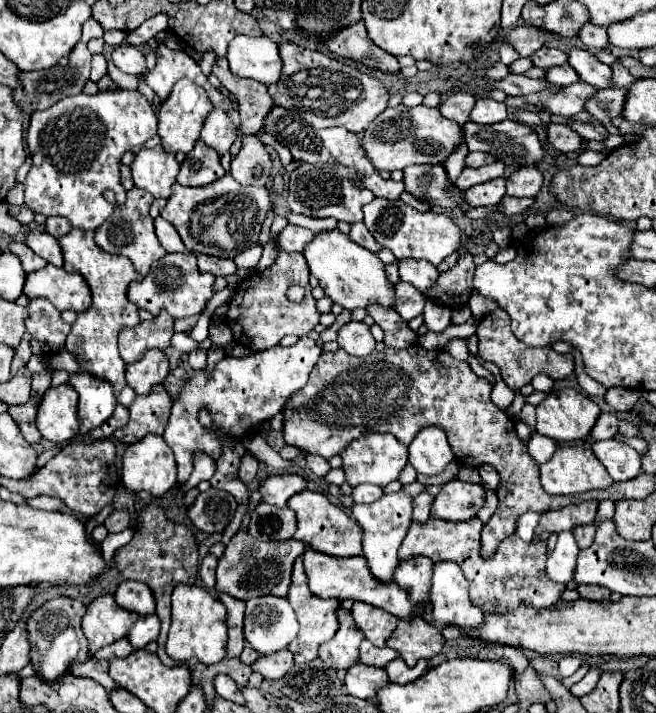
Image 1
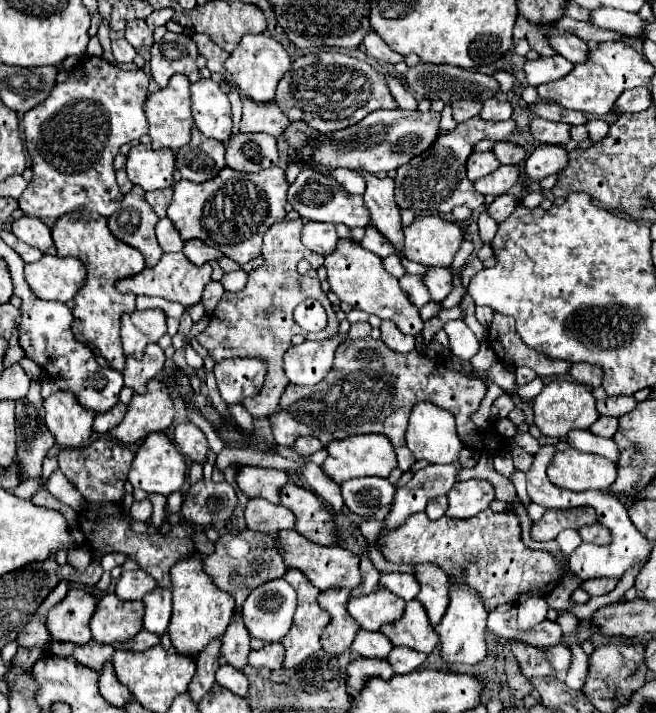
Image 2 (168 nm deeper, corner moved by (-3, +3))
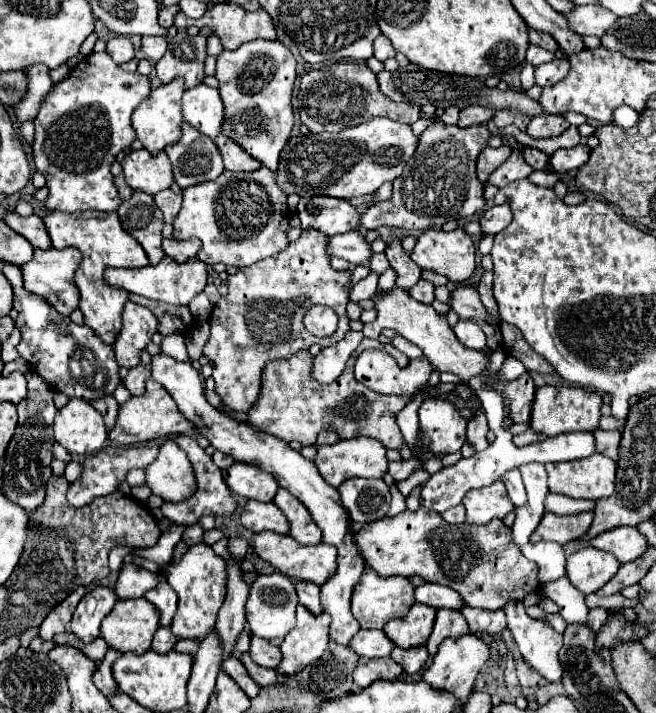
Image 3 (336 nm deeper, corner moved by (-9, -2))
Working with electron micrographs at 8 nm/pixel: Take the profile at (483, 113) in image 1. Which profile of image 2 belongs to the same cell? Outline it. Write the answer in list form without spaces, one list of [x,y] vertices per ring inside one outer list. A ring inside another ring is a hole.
[[[497,98],[493,100],[487,100],[483,104],[483,110],[481,110],[481,118],[483,120],[493,120],[493,122],[499,122],[499,120],[509,120],[511,118],[511,104],[509,102],[501,102]]]

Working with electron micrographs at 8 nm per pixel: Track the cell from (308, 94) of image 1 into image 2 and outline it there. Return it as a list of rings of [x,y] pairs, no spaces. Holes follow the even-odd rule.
[[[333,50],[297,58],[277,86],[277,106],[289,120],[303,120],[319,132],[333,132],[361,122],[369,112],[395,108],[397,102],[385,84],[385,76],[371,64]]]

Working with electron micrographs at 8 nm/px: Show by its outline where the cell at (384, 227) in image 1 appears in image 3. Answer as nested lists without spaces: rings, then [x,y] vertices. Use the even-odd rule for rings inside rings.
[[[427,229],[417,237],[411,259],[421,267],[461,283],[475,269],[475,245],[465,229],[455,231]]]

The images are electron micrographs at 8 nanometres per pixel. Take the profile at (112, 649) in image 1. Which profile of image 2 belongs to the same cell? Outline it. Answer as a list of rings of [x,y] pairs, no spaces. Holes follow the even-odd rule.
[[[141,630],[133,640],[129,640],[129,642],[125,642],[121,648],[127,648],[127,650],[139,650],[139,652],[143,652],[143,650],[147,650],[147,648],[151,648],[151,646],[157,646],[161,642],[161,636],[153,636],[151,632],[145,632],[145,630]]]

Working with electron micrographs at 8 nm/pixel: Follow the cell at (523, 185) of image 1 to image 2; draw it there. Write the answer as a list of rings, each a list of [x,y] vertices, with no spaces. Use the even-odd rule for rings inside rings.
[[[541,144],[535,152],[525,160],[525,174],[531,180],[543,180],[549,174],[561,172],[569,162],[569,154],[565,146],[551,146]]]

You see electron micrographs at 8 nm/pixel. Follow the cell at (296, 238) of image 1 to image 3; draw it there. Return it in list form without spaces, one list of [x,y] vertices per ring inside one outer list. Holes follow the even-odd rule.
[[[355,231],[345,235],[331,235],[327,239],[329,257],[347,259],[351,265],[361,265],[371,257],[371,245],[363,239],[363,235],[357,235]]]

